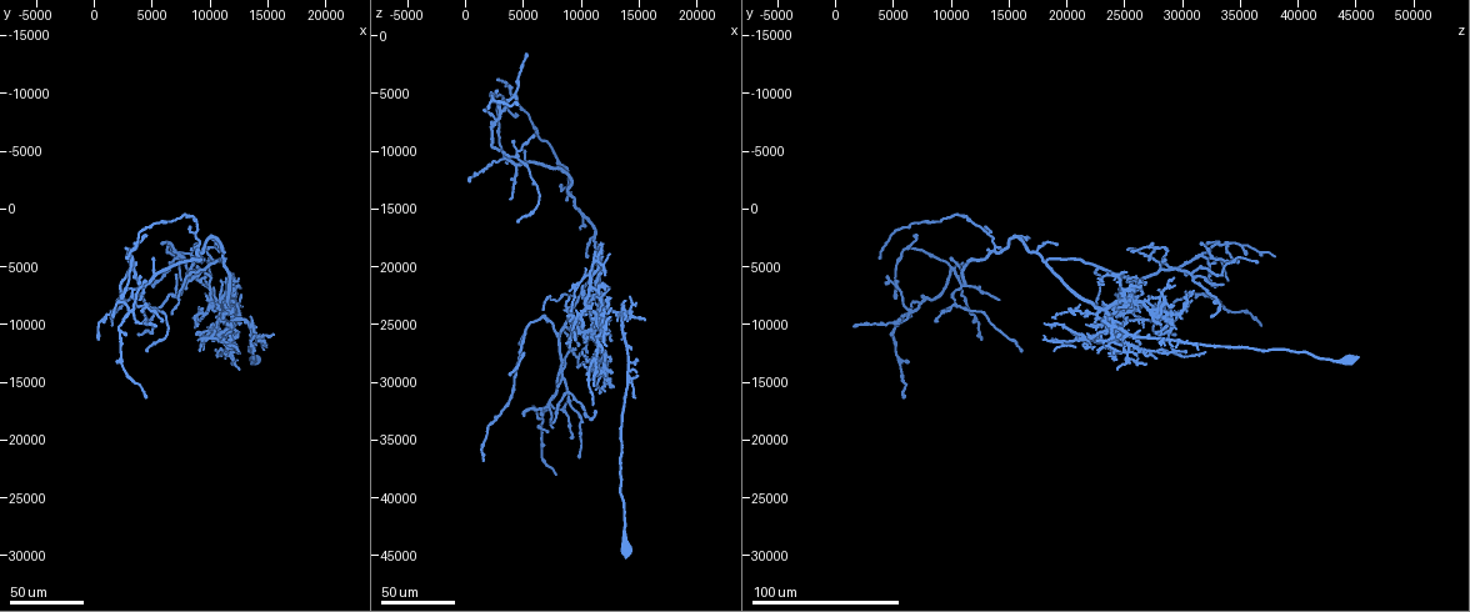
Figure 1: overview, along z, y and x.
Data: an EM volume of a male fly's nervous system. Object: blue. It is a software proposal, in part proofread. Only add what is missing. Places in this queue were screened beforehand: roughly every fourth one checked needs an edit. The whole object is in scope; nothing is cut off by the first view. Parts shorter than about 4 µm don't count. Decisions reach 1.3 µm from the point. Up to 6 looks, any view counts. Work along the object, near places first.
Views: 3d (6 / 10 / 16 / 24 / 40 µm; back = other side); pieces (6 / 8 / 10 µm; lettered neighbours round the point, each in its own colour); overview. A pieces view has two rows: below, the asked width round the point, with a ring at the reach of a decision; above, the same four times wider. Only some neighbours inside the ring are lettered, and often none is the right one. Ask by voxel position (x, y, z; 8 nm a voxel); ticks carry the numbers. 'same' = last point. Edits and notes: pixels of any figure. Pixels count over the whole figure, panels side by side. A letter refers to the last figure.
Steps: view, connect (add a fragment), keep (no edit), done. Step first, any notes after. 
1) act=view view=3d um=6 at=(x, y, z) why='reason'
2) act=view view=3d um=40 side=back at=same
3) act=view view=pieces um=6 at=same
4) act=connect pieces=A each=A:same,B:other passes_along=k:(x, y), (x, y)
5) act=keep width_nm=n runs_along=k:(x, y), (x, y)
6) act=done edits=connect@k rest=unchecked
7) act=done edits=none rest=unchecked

act=view view=3d um=24 at=(7600, 6000, 33800) why='long arm stops here'

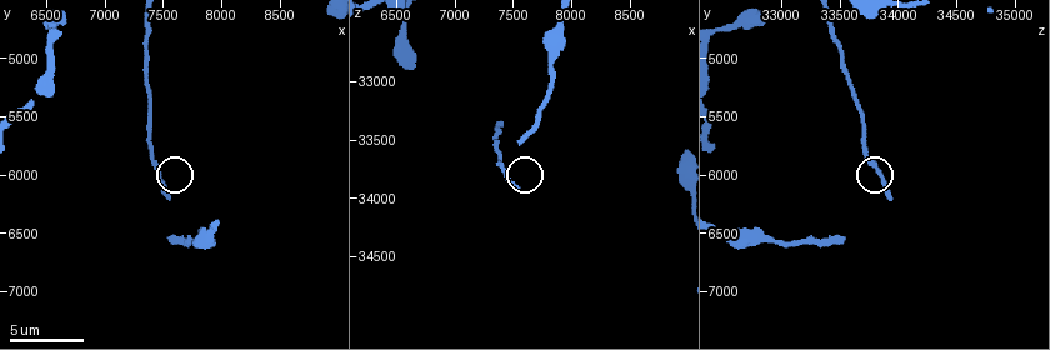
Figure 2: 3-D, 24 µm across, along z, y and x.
act=view view=3d um=6 at=(7540, 6180, 33920) why='zoom in'

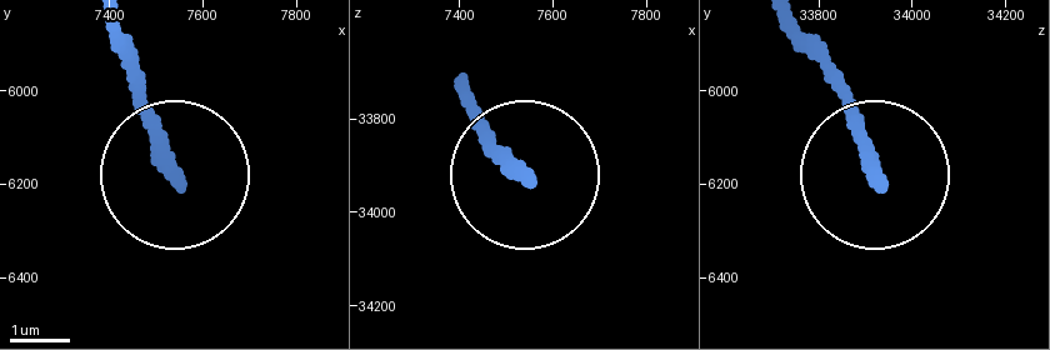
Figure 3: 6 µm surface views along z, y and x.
act=view view=pieces um=6 at=(7545, 6190, 33925)

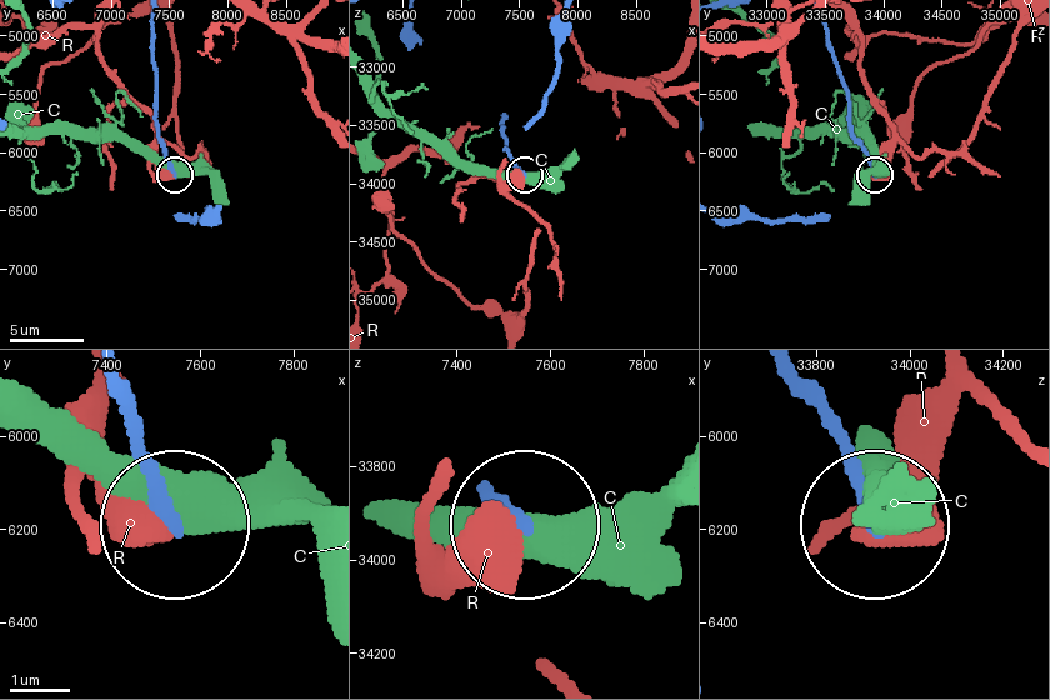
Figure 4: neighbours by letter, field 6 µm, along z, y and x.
act=keep width_nm=260 each=C:other,R:other runs_along=4:(503, 115), (506, 149), (524, 174) found='none of them fits'

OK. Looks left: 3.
act=view view=3d um=40 at=(7600, 4200, 38000) why='long arm stops here'

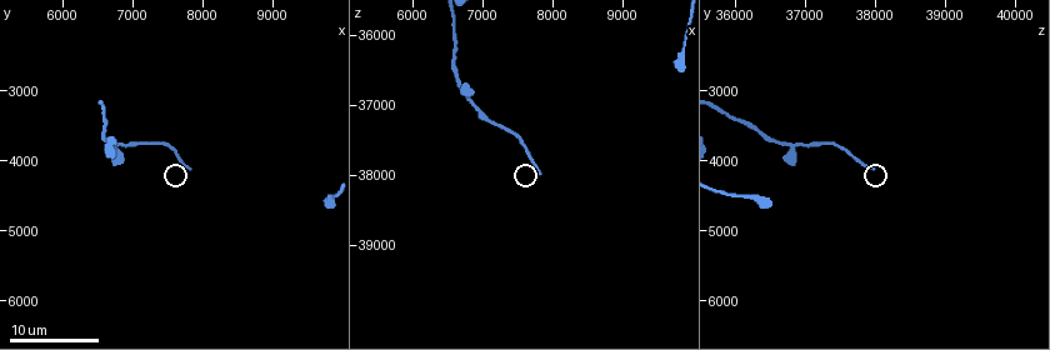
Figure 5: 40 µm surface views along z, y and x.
act=view view=pieces um=10 at=(7800, 4100, 37950) why='see the neighbours'

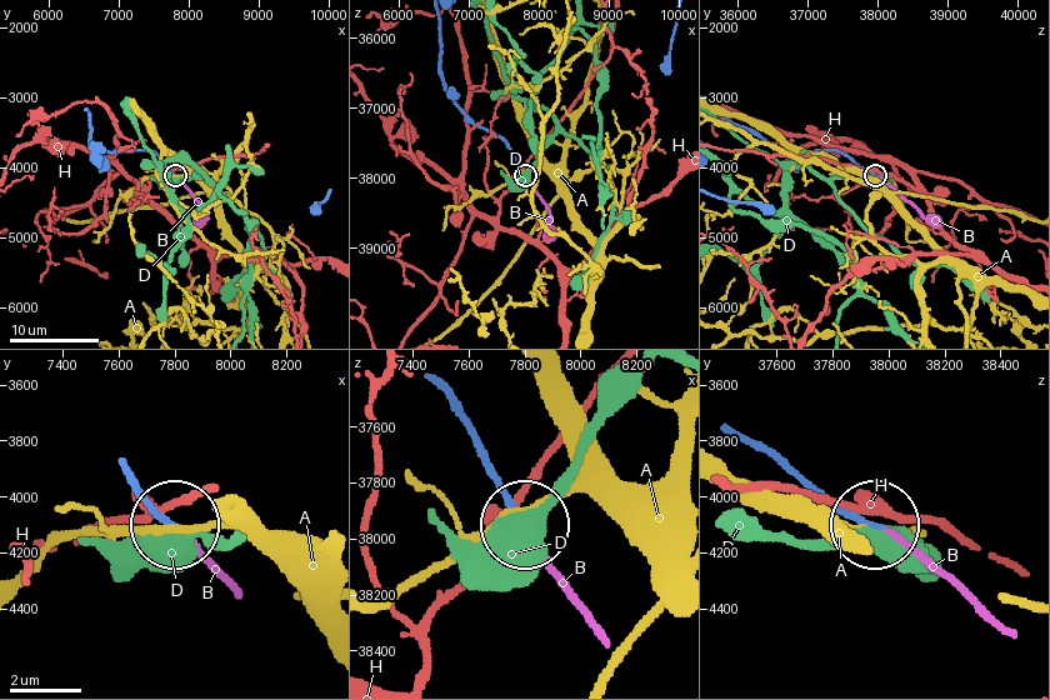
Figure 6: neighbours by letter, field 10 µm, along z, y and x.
act=connect pieces=B each=A:other,B:same,D:other,H:other passes_along=6:(121, 464), (231, 580) found='the cell continues'

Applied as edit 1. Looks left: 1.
act=done edits=connect@6 rest=unchecked

